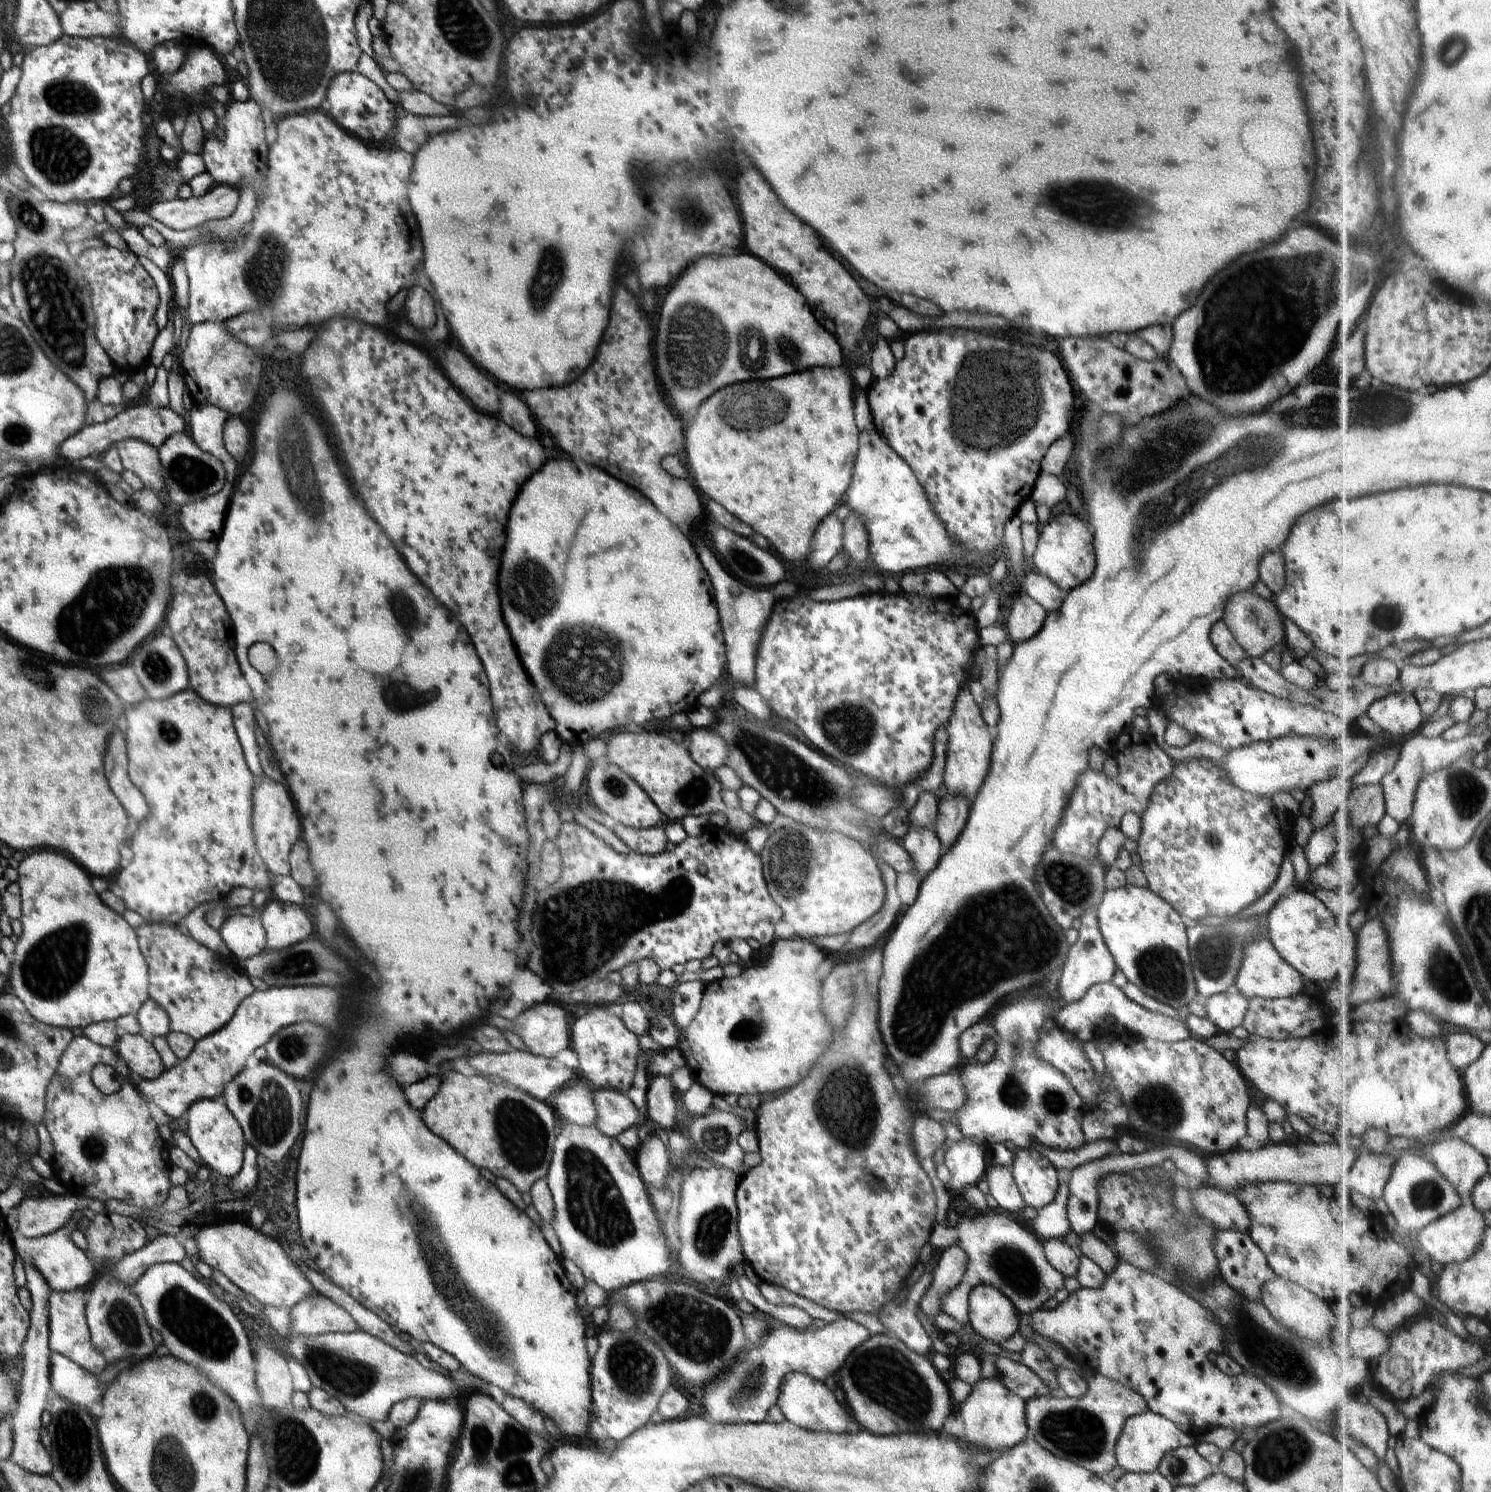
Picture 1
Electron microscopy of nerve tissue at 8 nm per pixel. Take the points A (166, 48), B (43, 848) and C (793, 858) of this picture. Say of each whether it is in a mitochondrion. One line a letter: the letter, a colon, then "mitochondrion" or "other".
A: other
B: other
C: mitochondrion

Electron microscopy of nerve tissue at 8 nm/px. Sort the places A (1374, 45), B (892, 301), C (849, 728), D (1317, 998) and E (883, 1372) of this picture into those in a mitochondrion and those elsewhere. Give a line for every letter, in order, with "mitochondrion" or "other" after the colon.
A: other
B: other
C: mitochondrion
D: other
E: mitochondrion

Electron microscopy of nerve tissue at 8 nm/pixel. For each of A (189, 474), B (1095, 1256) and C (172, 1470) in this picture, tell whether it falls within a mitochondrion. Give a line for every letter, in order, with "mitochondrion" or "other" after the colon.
A: mitochondrion
B: other
C: mitochondrion

